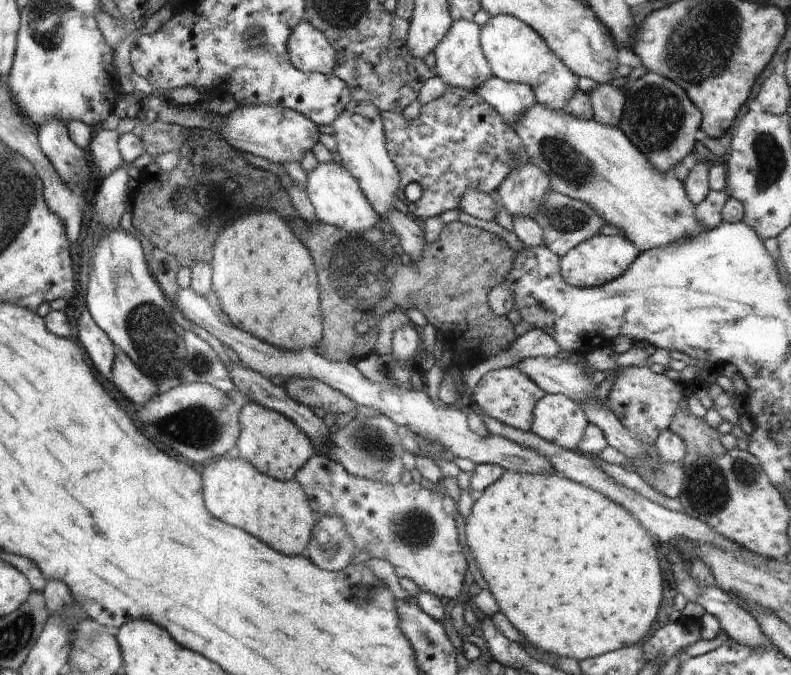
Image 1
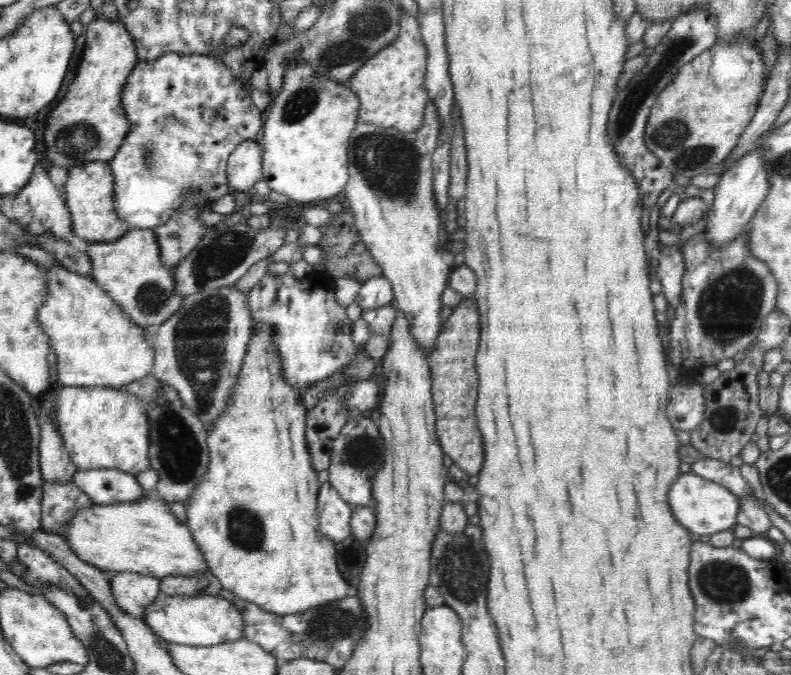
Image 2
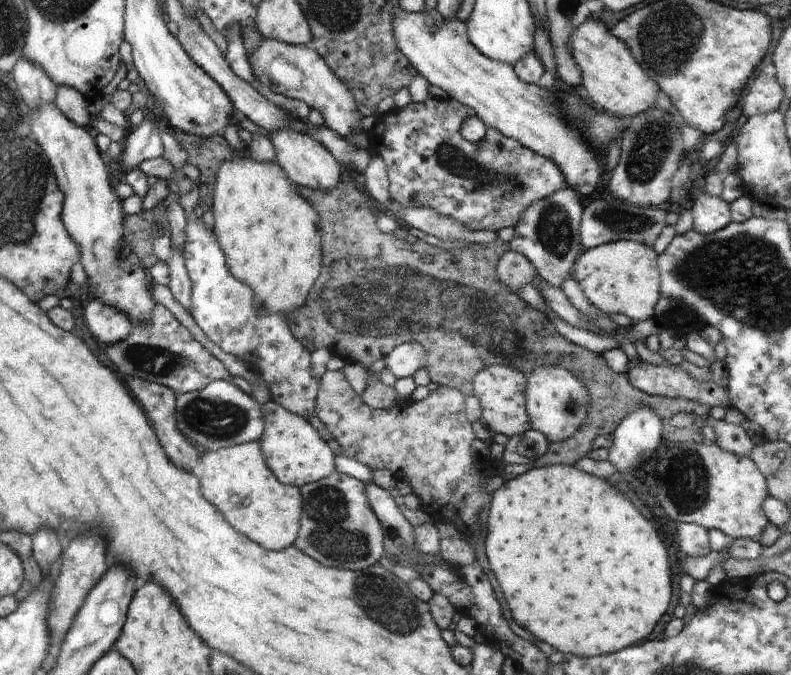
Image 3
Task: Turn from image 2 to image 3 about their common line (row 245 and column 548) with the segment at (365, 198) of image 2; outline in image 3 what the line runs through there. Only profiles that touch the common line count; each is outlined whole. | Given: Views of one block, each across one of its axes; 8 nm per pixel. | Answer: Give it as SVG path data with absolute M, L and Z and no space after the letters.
M538 366L528 373L525 397L531 428L544 434L550 444L570 438L584 424L590 406L588 388L574 374L559 366Z

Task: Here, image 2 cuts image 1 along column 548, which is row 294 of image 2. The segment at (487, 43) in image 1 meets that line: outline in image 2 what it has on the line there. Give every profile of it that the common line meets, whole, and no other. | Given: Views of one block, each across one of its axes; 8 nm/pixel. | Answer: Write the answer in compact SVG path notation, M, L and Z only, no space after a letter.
M58 264L46 269L46 272L48 294L38 310L38 321L44 333L48 335L51 355L57 359L58 380L63 386L110 386L120 389L130 382L152 375L155 350L150 341L146 340L146 331L126 317L120 305L102 287L91 277L72 273Z

